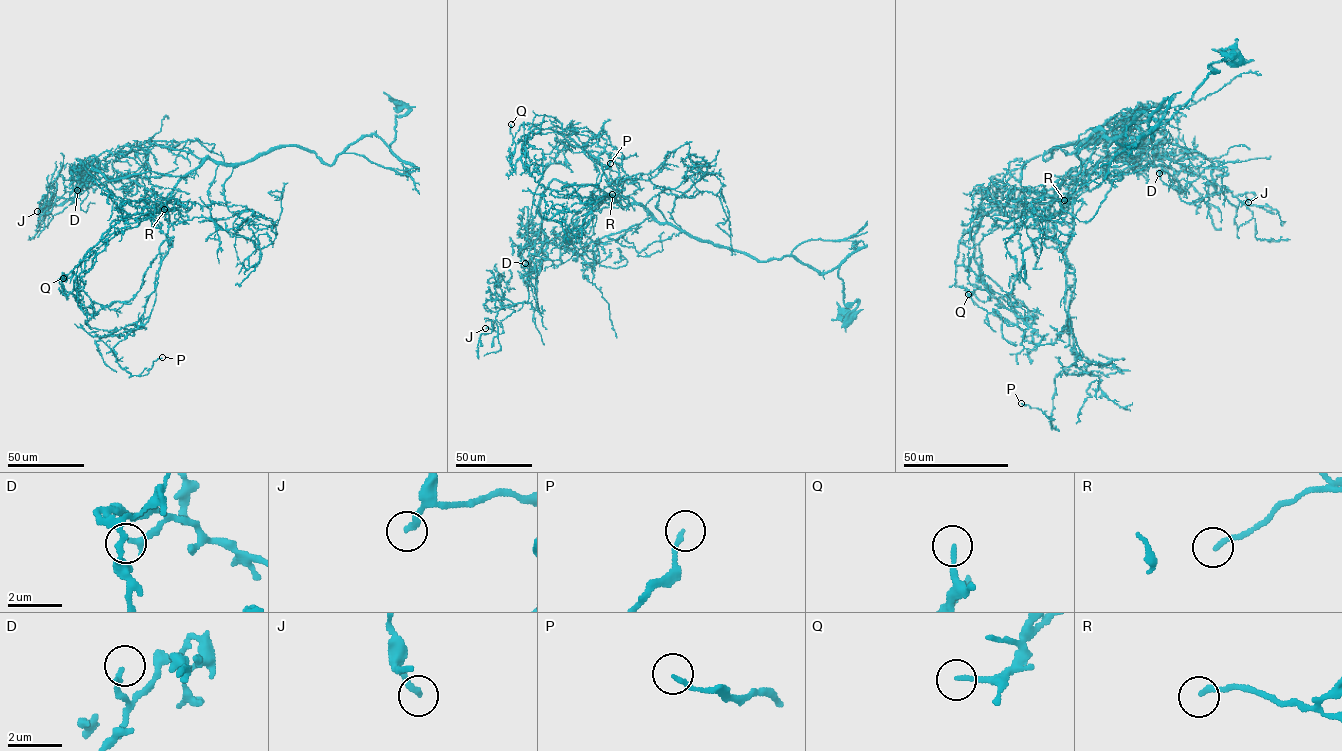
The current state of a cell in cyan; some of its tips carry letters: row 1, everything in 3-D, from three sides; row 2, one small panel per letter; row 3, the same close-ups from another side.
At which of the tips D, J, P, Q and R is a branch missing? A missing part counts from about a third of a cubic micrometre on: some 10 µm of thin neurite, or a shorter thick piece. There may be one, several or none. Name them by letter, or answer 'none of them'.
none of them

